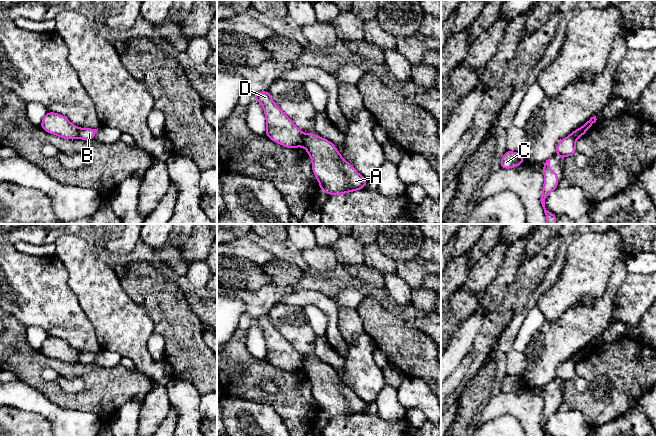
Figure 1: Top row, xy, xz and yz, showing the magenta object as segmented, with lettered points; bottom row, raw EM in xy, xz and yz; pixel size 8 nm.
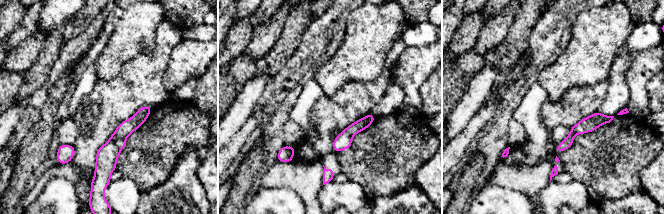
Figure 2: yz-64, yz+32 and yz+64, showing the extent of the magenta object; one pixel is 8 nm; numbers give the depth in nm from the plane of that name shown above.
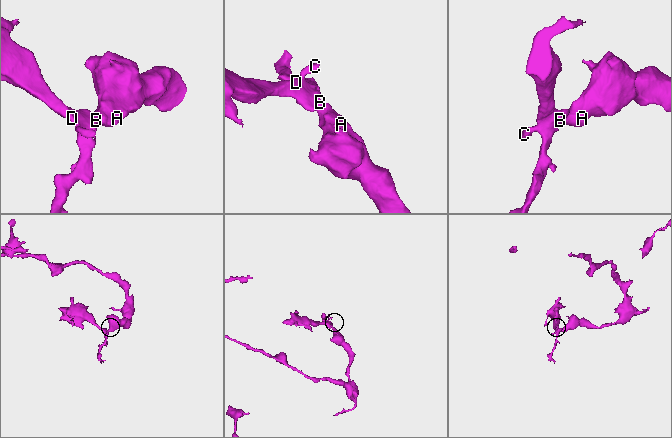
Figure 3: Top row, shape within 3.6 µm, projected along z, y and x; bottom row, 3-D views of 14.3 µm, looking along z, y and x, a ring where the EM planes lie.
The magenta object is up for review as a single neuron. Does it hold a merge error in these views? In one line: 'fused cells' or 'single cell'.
fused cells

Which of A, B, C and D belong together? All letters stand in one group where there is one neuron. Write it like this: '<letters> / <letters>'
A B / C D

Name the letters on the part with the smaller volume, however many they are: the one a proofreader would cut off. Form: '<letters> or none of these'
C, D

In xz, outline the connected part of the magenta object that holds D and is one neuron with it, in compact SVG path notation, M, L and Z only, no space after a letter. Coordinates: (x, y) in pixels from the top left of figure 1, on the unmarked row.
M269 315L253 318L261 327L266 341L266 359L270 364L286 372L304 370L303 357L292 344L274 327Z

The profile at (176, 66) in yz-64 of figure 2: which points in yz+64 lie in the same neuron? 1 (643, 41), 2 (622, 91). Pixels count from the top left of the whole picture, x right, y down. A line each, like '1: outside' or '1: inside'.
1: outside
2: outside

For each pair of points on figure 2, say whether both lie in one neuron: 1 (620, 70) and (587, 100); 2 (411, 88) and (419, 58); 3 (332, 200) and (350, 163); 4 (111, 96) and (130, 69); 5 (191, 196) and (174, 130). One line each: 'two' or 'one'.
1: two
2: one
3: two
4: one
5: two

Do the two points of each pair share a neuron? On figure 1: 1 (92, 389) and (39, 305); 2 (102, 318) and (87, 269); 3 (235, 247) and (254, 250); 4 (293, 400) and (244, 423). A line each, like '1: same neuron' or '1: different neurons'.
1: different neurons
2: same neuron
3: same neuron
4: different neurons

